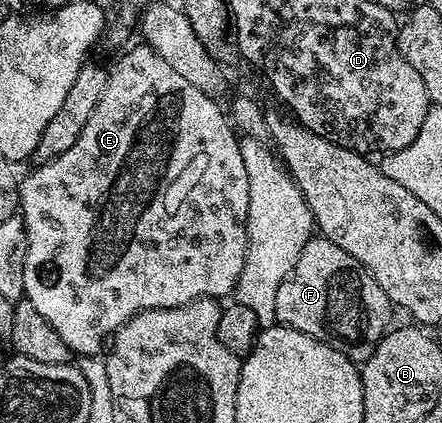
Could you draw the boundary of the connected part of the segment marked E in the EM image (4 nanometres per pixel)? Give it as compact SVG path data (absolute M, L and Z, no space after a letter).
M137 44L133 50L126 51L117 60L116 67L111 67L106 88L102 92L94 112L90 112L90 120L86 120L86 128L82 128L82 136L78 136L78 140L74 140L72 147L66 148L66 152L62 152L62 156L58 156L52 162L37 165L35 167L37 170L33 174L26 175L25 178L23 175L22 181L19 183L20 204L18 214L19 217L24 219L24 231L26 232L26 260L22 268L24 298L34 306L34 312L38 312L38 316L42 316L42 320L46 320L46 324L50 324L50 328L54 328L54 332L58 332L58 336L62 336L62 340L66 340L66 344L72 349L73 355L96 354L100 349L103 351L109 339L117 331L123 329L130 319L136 317L137 314L141 314L143 310L169 310L170 308L178 308L191 302L197 302L199 298L224 300L227 294L229 297L235 291L238 280L242 276L242 264L246 260L246 248L248 247L246 220L248 219L248 209L250 208L250 186L246 184L246 167L242 164L240 138L227 113L222 109L222 106L215 102L216 100L213 95L203 94L198 88L194 88L194 84L190 84L190 80L178 76L178 72L174 72L174 68L170 68L170 64L166 64L166 60L162 60L162 56L158 56L158 52L154 52L149 46Z

